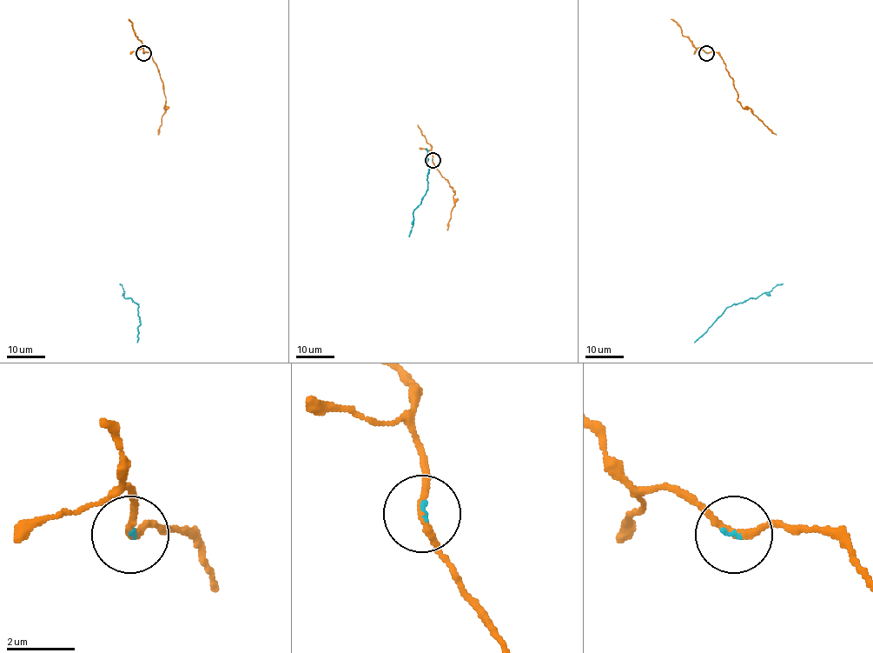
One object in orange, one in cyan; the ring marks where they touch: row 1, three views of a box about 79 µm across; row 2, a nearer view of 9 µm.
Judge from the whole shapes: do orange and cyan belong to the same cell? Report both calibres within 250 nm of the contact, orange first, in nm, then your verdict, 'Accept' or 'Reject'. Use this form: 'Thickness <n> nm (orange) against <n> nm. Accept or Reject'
Thickness 190 nm (orange) against 80 nm. Accept

